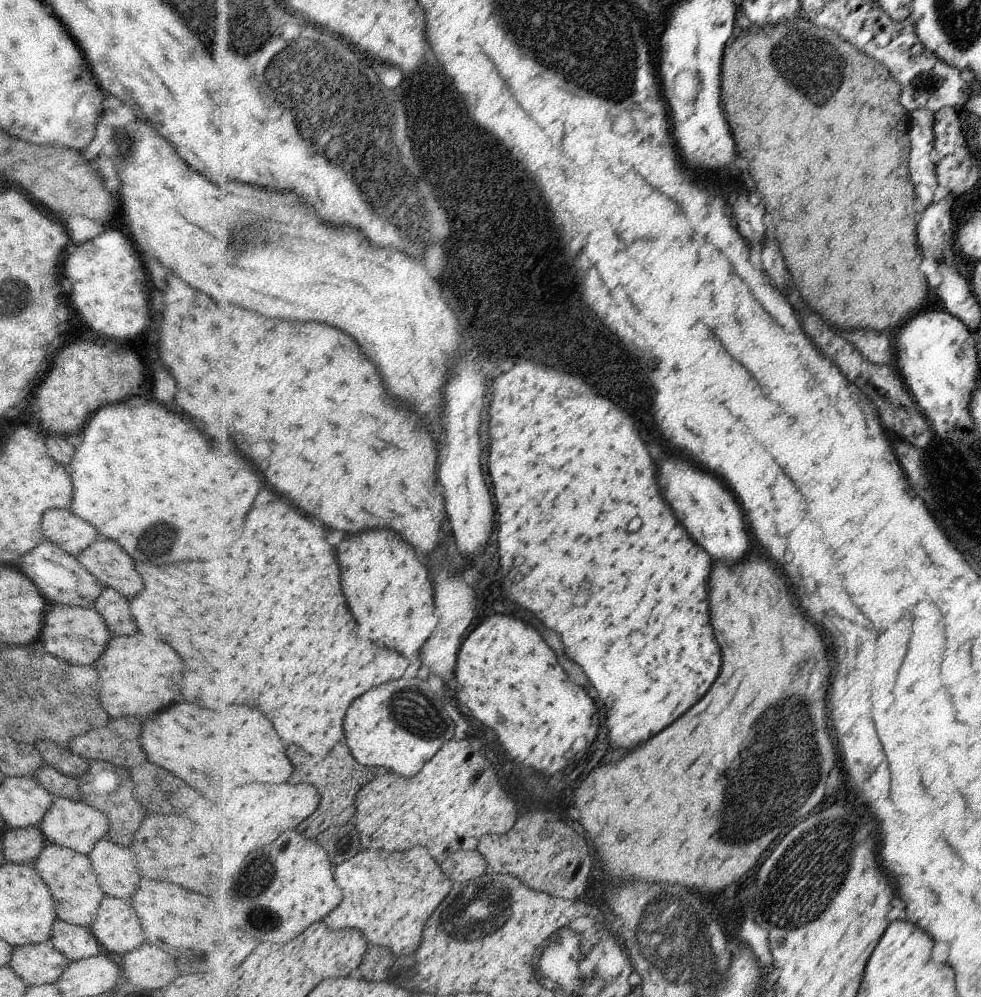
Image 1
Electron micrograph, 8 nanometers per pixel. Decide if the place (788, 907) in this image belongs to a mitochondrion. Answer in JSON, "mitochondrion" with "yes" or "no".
{"mitochondrion":"yes"}

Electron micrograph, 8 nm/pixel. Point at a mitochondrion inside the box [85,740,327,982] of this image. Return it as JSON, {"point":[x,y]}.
{"point":[260,875]}

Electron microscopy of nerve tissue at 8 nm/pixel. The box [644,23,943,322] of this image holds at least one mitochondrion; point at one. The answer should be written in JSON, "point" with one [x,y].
{"point":[804,63]}

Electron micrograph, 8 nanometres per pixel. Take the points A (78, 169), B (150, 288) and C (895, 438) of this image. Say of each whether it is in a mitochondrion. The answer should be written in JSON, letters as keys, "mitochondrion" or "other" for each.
{"A":"other","B":"other","C":"other"}

